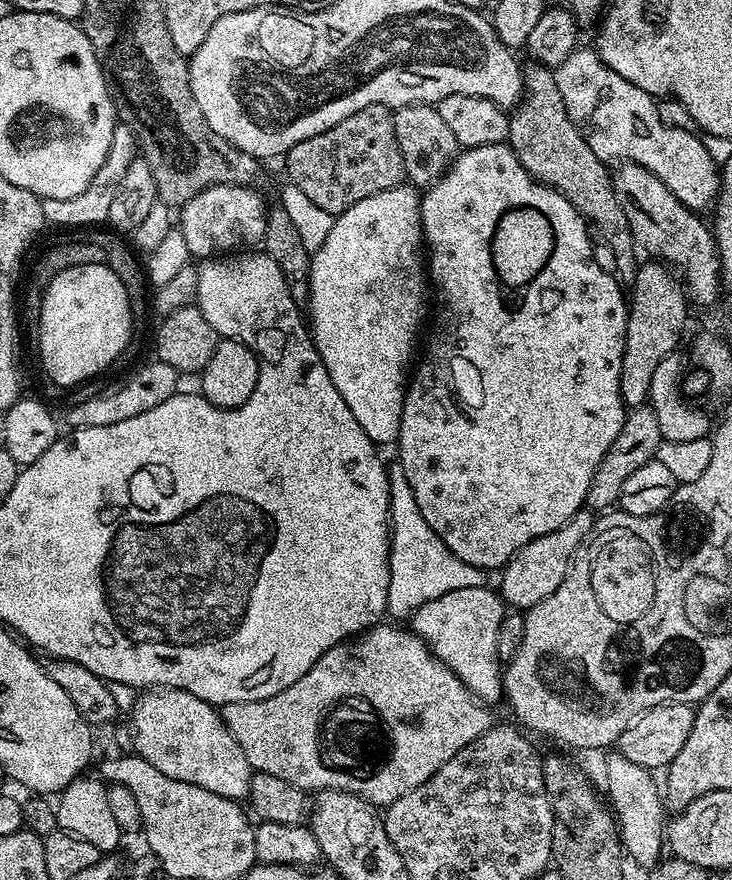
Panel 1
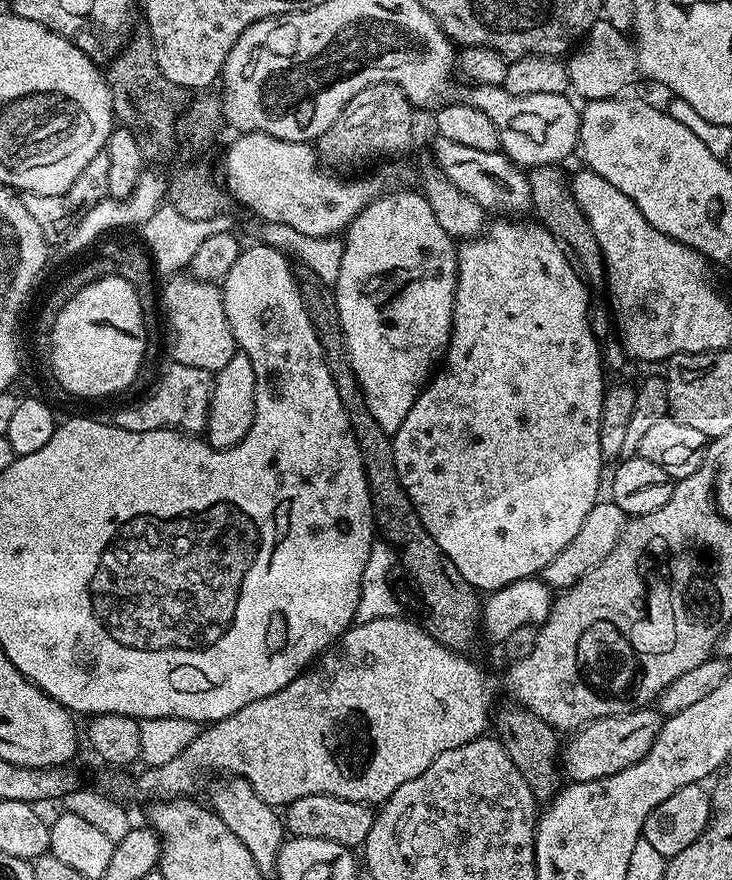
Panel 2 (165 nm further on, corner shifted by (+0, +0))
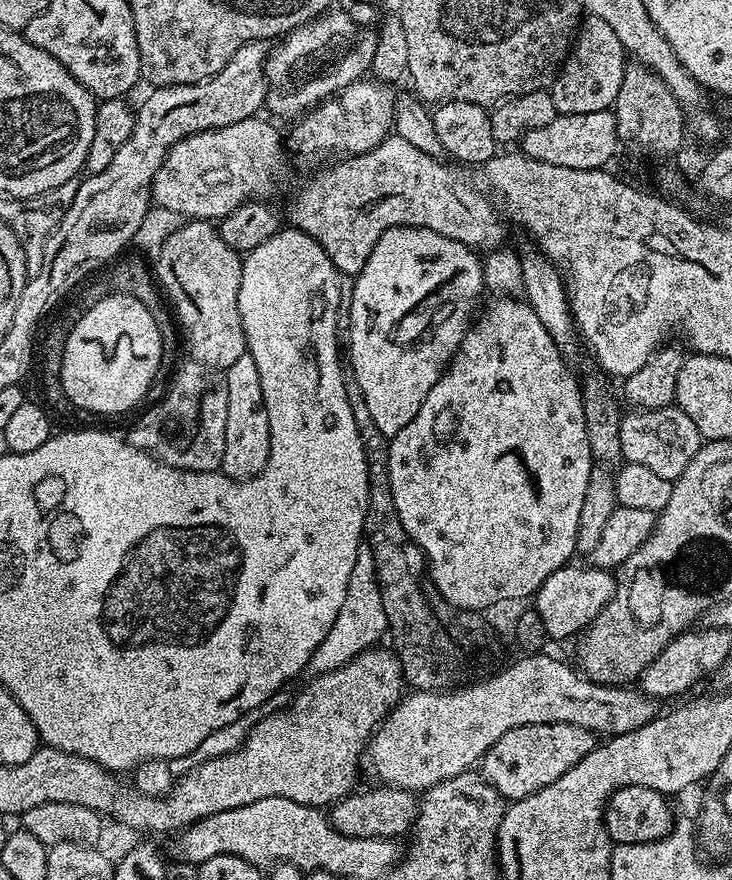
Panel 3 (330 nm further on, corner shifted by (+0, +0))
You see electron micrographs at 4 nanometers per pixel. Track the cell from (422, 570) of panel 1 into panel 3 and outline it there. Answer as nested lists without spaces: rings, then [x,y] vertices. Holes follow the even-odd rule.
[[[361,550],[358,558],[354,558],[354,570],[350,570],[350,586],[346,590],[346,602],[342,602],[342,610],[338,610],[338,618],[334,618],[334,626],[330,626],[330,634],[322,638],[318,650],[314,650],[310,665],[313,673],[329,672],[346,662],[350,662],[367,648],[373,647],[380,635],[388,632],[386,610],[382,610],[382,594],[376,581],[374,558],[370,558],[367,550]]]

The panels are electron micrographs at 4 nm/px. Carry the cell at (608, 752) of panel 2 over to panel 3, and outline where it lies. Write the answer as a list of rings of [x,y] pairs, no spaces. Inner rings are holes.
[[[573,724],[518,726],[502,734],[502,738],[490,746],[482,761],[482,775],[504,795],[505,801],[524,800],[542,790],[542,786],[550,786],[550,782],[562,778],[562,774],[586,758],[586,754],[590,754],[597,743],[597,733]]]

